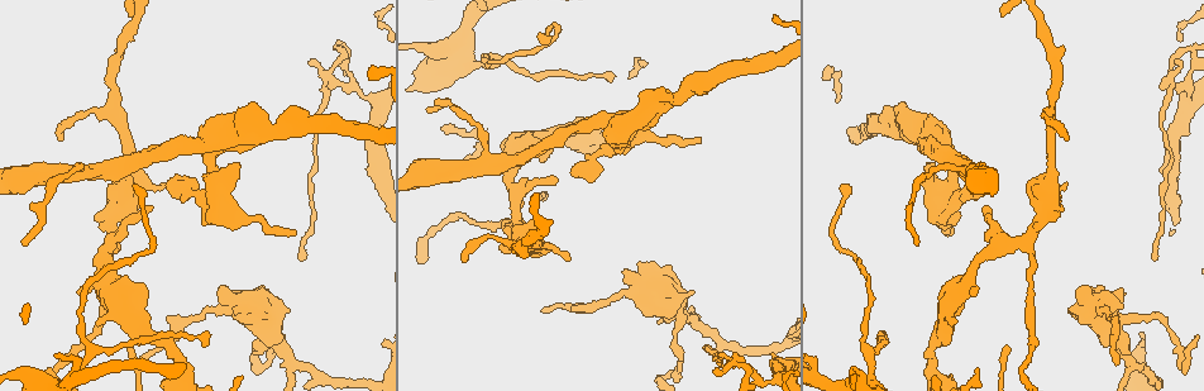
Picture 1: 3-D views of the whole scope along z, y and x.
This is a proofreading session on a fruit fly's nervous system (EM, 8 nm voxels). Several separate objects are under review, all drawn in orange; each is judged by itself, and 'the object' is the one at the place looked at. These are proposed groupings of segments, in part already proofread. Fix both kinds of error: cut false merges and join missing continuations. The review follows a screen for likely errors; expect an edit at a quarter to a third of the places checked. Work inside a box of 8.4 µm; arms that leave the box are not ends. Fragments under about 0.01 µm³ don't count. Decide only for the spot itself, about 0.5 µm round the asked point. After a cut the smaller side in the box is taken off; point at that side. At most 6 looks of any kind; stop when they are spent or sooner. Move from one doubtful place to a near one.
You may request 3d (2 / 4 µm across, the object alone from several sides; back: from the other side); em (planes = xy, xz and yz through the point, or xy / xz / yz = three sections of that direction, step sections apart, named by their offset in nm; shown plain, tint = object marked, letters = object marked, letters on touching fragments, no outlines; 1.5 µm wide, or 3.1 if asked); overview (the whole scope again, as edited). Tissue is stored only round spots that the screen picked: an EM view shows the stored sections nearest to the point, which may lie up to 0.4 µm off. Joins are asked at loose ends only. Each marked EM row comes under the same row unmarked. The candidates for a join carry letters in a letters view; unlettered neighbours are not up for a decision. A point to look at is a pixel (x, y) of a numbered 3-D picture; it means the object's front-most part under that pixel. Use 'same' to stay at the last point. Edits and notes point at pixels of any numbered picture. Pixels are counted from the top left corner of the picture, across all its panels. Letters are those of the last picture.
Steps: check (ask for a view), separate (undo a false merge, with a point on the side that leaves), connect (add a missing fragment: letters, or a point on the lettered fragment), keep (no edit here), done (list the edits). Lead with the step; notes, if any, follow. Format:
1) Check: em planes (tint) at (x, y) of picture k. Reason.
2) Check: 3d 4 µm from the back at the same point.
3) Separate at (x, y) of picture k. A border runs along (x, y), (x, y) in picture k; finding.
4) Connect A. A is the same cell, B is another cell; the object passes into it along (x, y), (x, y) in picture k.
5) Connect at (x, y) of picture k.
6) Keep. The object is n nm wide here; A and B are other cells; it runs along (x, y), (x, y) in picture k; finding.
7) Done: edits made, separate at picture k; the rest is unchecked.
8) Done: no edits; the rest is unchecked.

Check: 3d 2 µm at (613, 78) of picture 1. Tapers out.

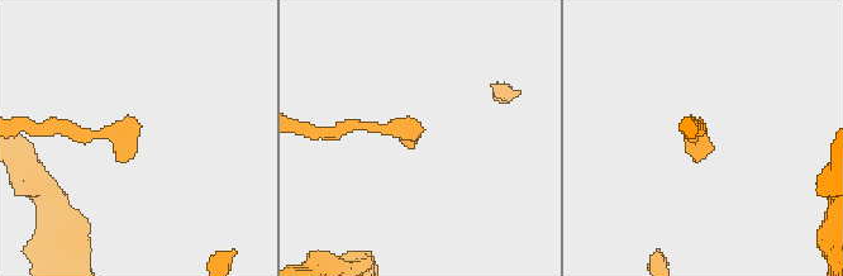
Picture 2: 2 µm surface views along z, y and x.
Check: em planes (letters) at (702, 159) of picture 2.

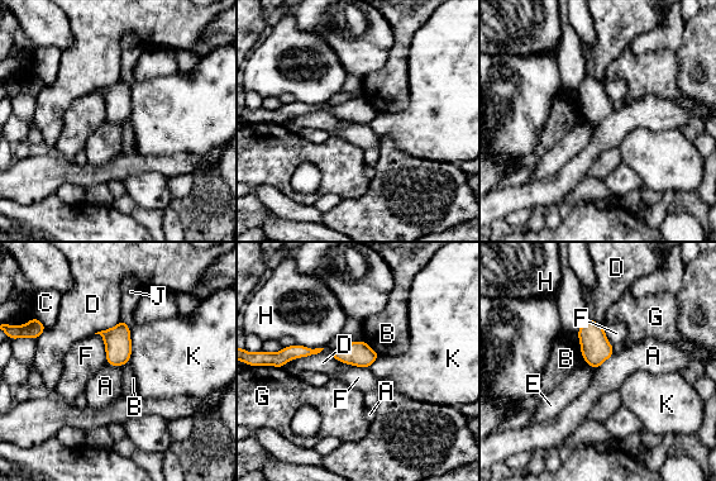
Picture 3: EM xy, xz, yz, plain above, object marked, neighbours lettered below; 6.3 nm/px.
Keep. A, B, C, D, E, F, G, H, J and K are other cells; a border runs along (614, 353), (593, 370) in picture 3; no lettered fragment goes on from it.

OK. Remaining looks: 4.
Check: em planes (letters) at (914, 243) of picture 1. Branch stops here.

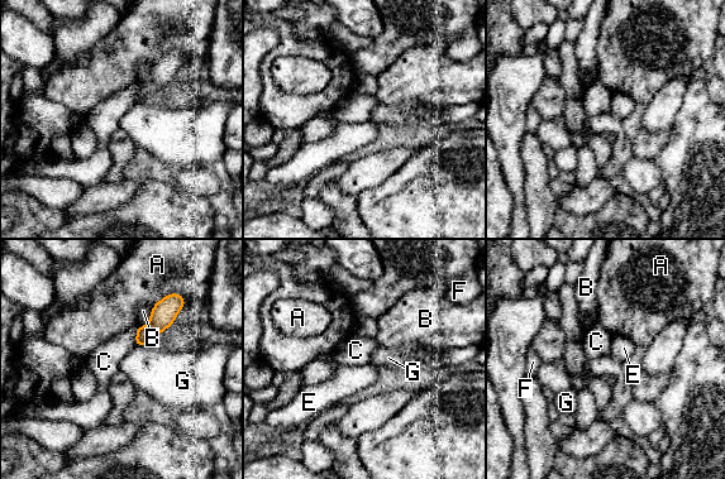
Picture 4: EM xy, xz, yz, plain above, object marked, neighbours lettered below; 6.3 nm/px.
Keep. The longest contact is with A, 220 nm; A, B, C, E, F and G are other cells; a border runs along (147, 344), (136, 346) in picture 4; none of them fits.

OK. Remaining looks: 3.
Check: em xz step 8 (tint) at (1024, 242) of picture 1. Four-way junction.

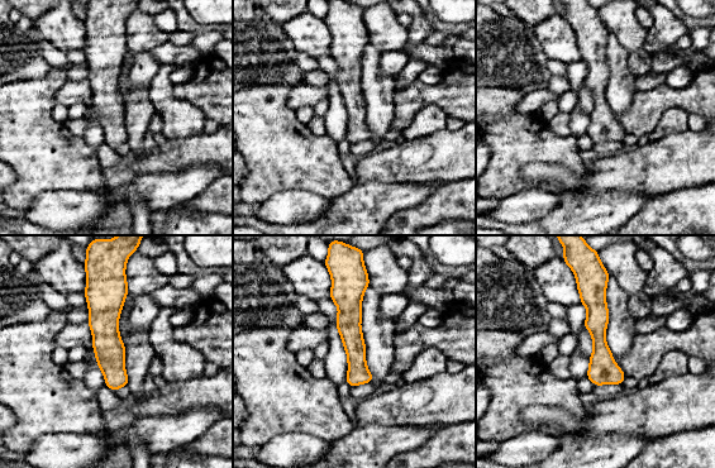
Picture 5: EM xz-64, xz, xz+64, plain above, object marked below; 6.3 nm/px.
Check: em planes (letters) at the same point.

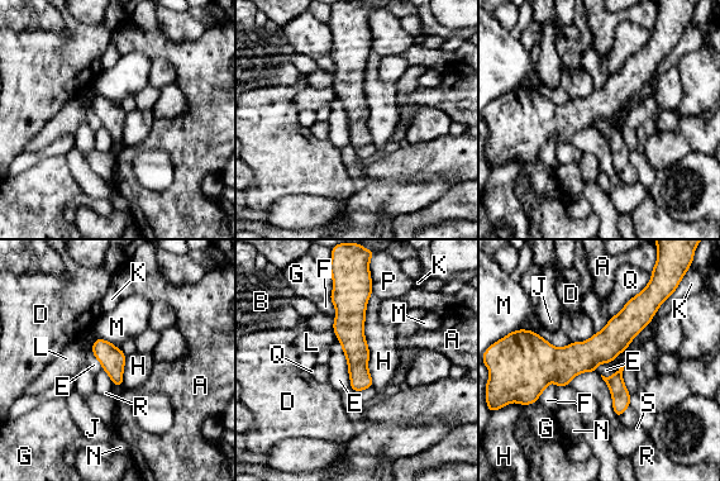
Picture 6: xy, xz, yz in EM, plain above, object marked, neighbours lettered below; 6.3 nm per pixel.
Keep. The object is 160 nm wide here; A, B, D, E, F, G, H, J, K, L, M, N, P, Q, R and S are other cells; it runs along (653, 309), (586, 356), (524, 358) in picture 6; all the same neuron.

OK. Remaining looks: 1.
Done: no edits; the rest is unchecked.

